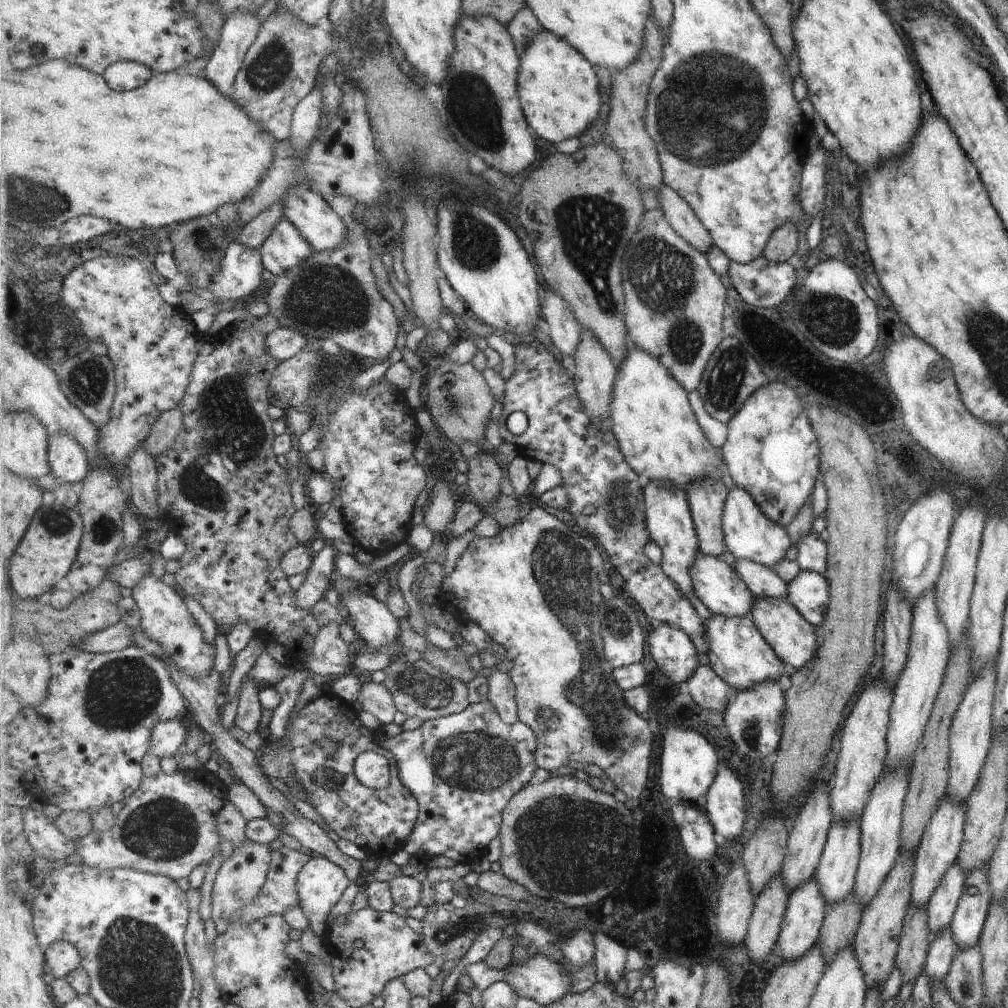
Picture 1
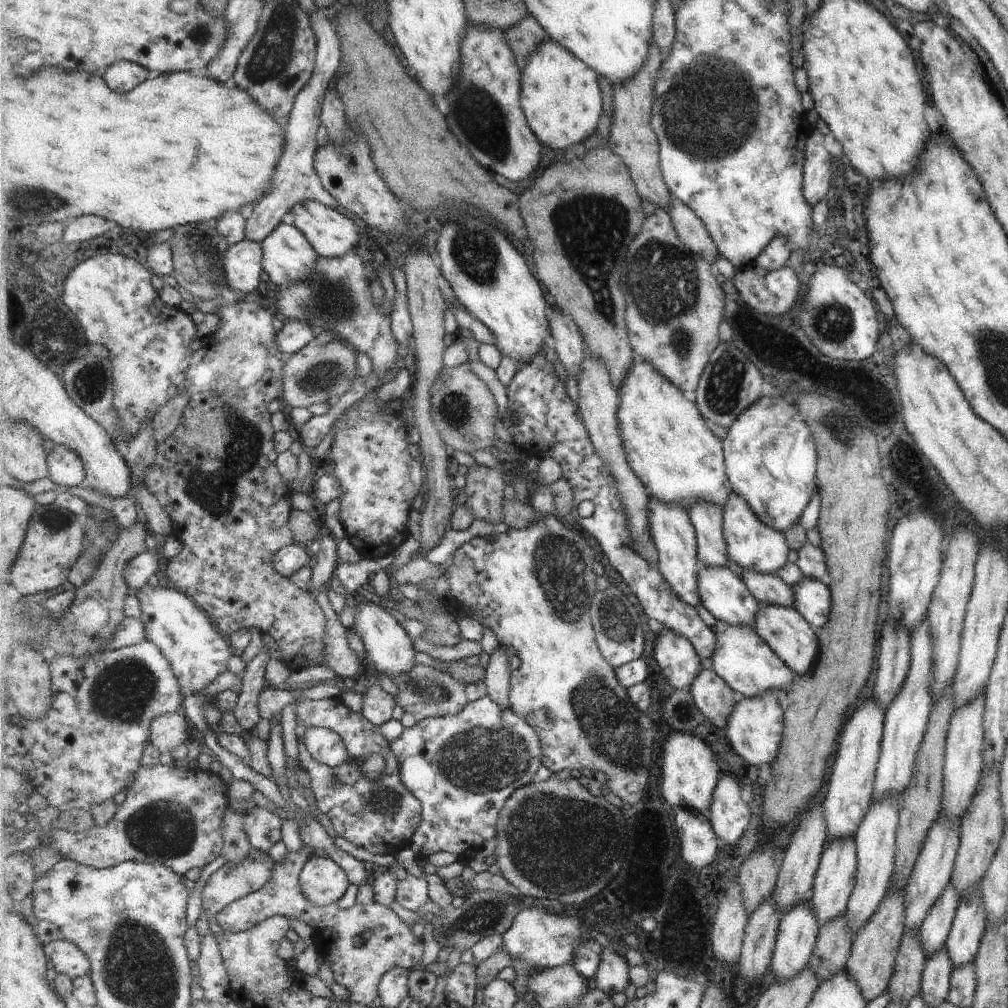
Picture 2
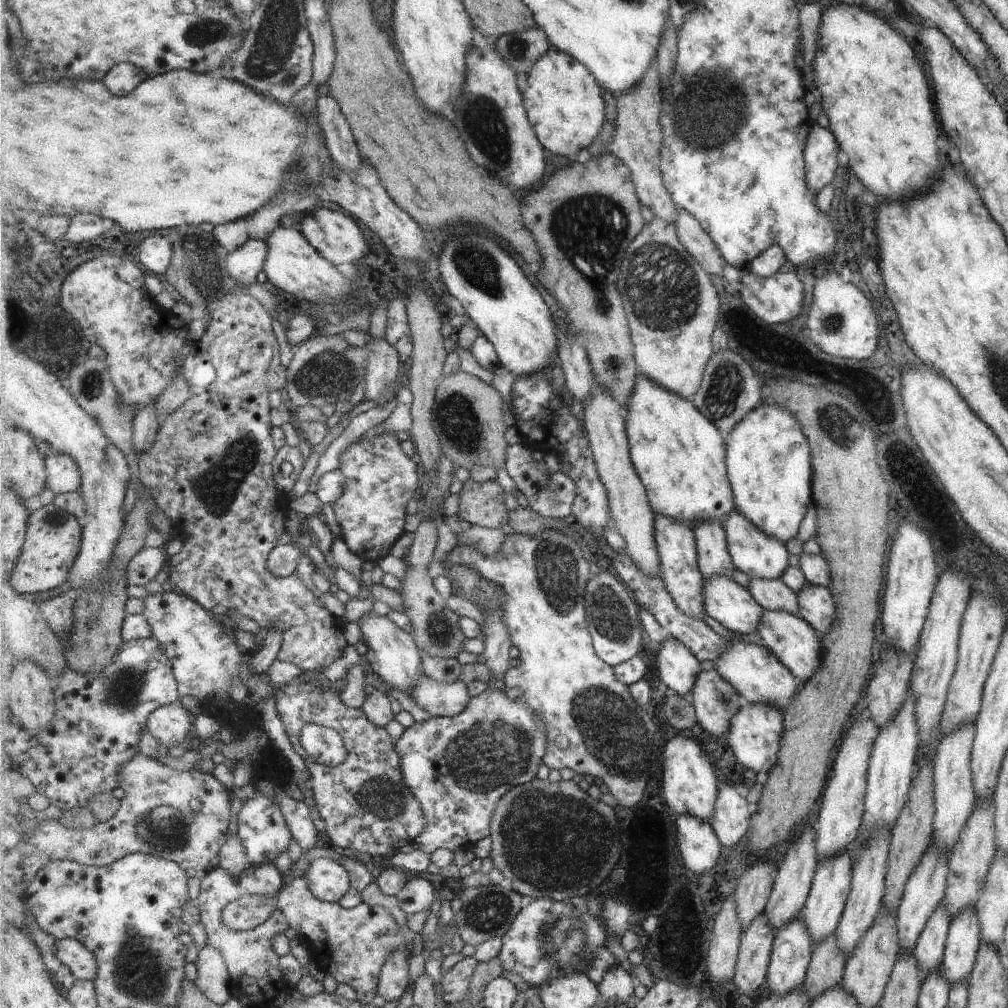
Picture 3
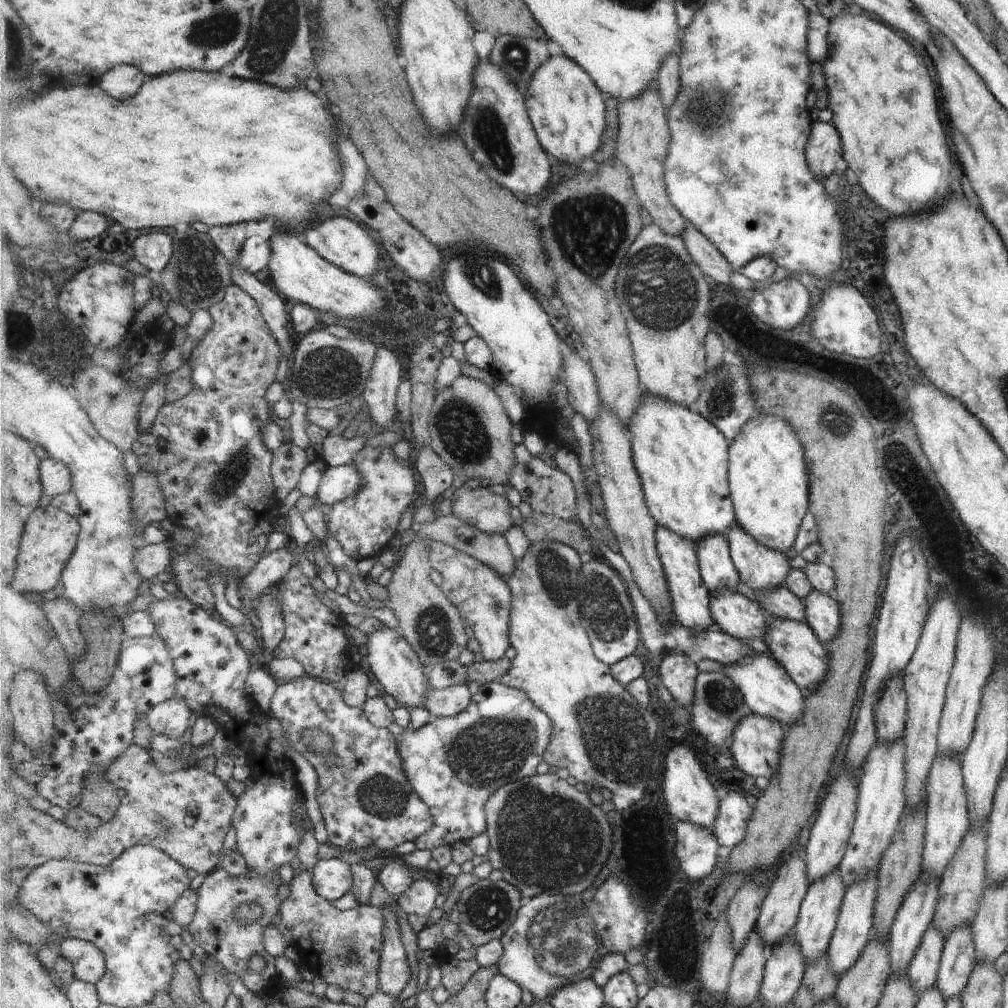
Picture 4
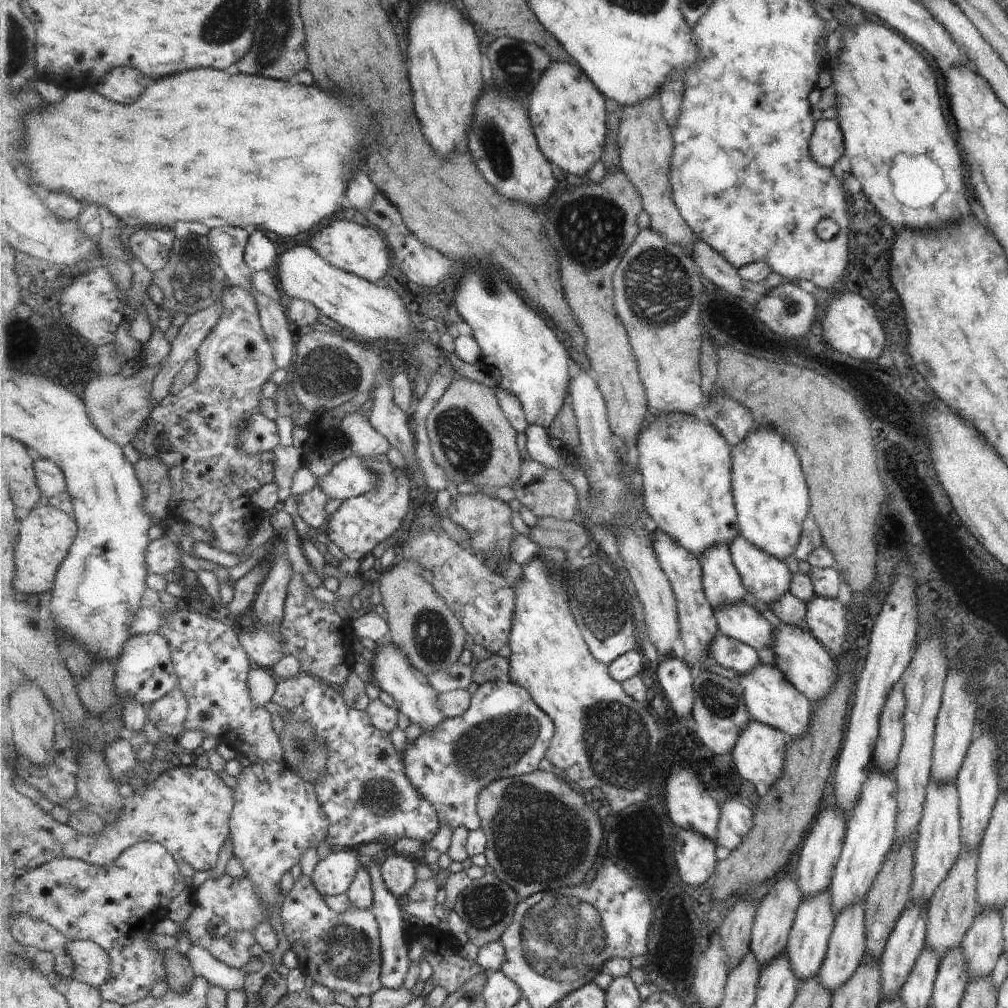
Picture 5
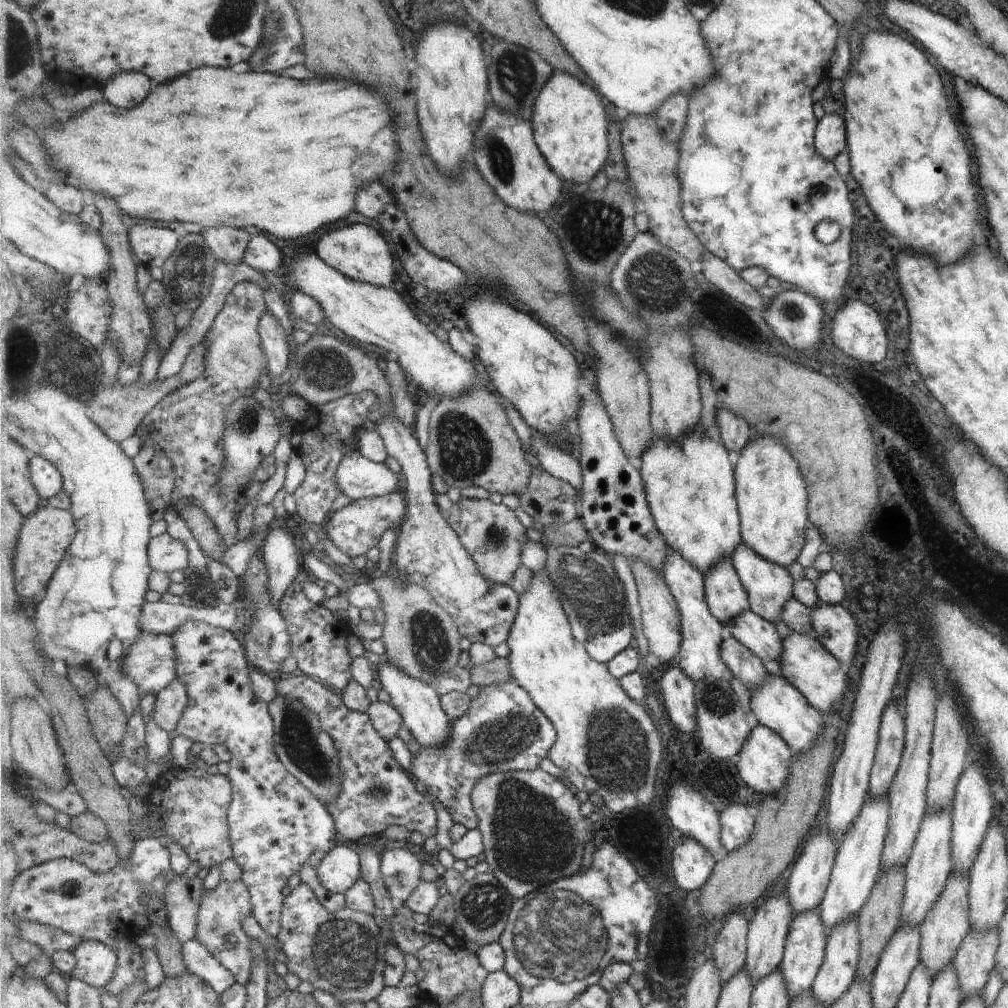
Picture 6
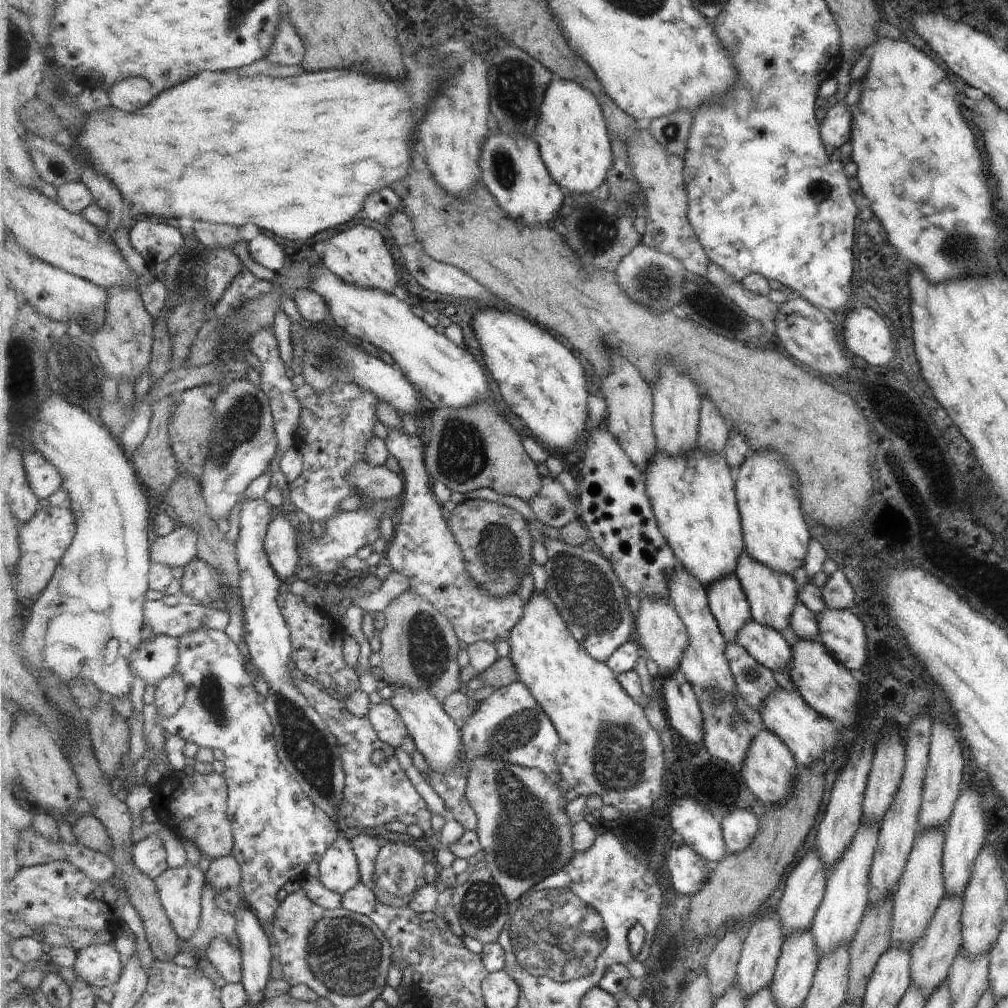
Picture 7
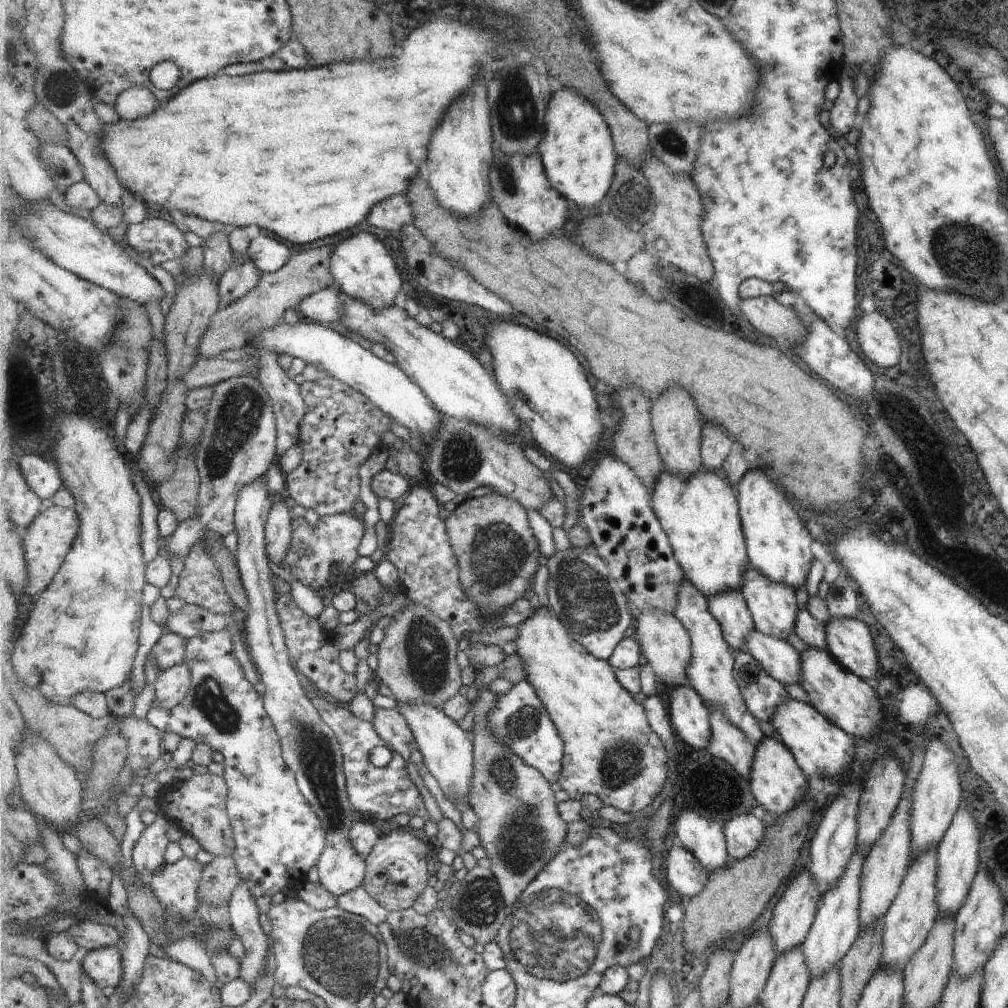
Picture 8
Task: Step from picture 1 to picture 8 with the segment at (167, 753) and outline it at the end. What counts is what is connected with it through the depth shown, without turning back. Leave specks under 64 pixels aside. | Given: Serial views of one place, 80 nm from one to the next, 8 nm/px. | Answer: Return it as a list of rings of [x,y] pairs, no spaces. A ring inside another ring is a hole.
[[[185,662],[160,670],[154,682],[155,706],[166,710],[176,708],[189,694],[191,684],[193,684],[191,668]]]

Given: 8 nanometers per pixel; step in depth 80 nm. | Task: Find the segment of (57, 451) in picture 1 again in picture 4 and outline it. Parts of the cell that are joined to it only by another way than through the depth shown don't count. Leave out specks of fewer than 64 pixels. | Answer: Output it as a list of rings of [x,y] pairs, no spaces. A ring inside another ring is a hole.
[[[48,457],[41,460],[39,470],[45,495],[53,498],[73,491],[71,470],[63,462]]]

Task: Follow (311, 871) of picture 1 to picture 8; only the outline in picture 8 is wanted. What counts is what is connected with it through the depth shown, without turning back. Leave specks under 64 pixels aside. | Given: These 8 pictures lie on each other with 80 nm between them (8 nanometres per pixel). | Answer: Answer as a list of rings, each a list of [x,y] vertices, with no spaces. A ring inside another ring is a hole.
[[[261,476],[251,484],[243,486],[243,491],[239,492],[235,510],[238,537],[235,556],[249,598],[249,606],[245,611],[246,620],[243,622],[243,640],[255,663],[259,680],[265,685],[264,706],[282,741],[287,765],[295,774],[300,792],[318,813],[325,828],[327,847],[323,850],[322,859],[317,866],[319,883],[335,897],[339,897],[363,886],[367,864],[351,844],[350,831],[356,815],[346,788],[342,745],[335,732],[323,721],[321,714],[313,706],[308,697],[307,683],[297,669],[291,666],[286,633],[283,632],[282,621],[275,604],[279,596],[277,576],[269,566],[266,552],[266,525],[271,508],[274,508],[274,497],[267,492],[266,482]]]

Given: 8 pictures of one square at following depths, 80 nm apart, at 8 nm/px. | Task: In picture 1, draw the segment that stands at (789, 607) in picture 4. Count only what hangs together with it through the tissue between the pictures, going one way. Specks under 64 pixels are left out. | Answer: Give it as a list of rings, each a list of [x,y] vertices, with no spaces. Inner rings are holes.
[[[736,560],[734,570],[755,597],[787,600],[787,583],[774,570],[749,560]]]

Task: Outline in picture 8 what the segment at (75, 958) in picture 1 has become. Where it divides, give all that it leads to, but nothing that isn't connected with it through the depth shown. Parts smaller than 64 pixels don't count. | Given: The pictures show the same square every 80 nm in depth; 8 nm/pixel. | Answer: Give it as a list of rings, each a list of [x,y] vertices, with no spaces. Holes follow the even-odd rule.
[[[115,947],[112,948],[103,948],[100,950],[89,951],[83,953],[83,969],[86,976],[92,979],[101,989],[107,988],[110,986],[111,988],[117,988],[117,986],[121,985],[123,982],[123,960],[120,951],[118,951]]]

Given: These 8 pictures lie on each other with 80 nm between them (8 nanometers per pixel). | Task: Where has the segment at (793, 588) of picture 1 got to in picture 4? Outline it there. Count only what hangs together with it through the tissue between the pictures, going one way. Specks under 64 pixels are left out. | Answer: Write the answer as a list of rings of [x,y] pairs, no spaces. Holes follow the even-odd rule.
[[[809,592],[802,600],[805,623],[813,630],[820,642],[829,643],[839,634],[841,628],[841,610],[830,594]]]

